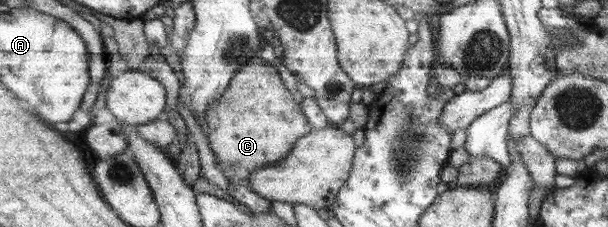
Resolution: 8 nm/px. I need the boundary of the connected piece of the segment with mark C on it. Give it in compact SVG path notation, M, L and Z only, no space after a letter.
M259 56L254 57L236 73L227 91L208 109L205 120L209 125L210 144L217 154L219 165L231 184L242 186L250 185L249 176L255 173L256 169L266 168L283 160L296 147L297 141L314 131L301 103L296 102L293 93L285 87L277 71L277 64L267 65Z

